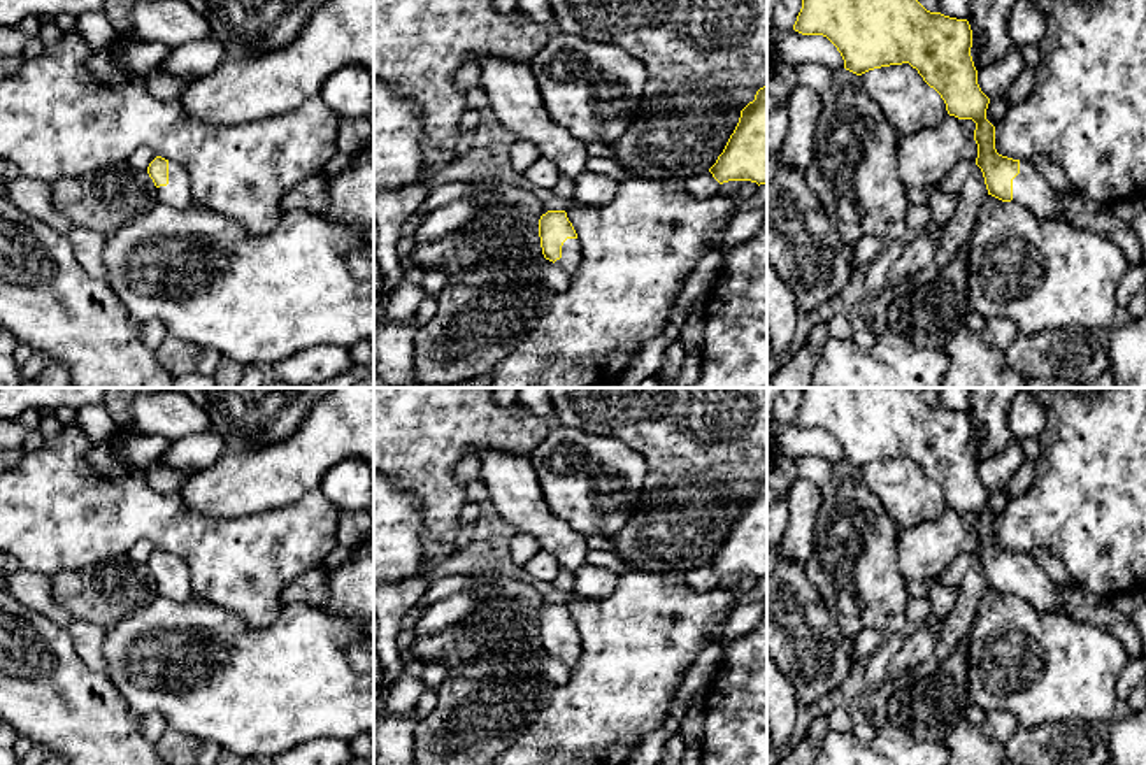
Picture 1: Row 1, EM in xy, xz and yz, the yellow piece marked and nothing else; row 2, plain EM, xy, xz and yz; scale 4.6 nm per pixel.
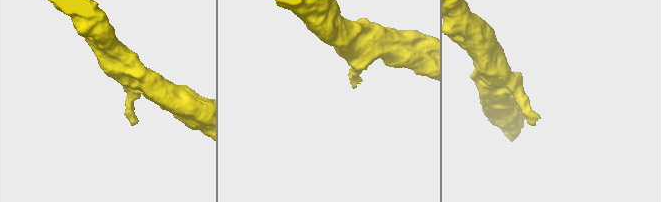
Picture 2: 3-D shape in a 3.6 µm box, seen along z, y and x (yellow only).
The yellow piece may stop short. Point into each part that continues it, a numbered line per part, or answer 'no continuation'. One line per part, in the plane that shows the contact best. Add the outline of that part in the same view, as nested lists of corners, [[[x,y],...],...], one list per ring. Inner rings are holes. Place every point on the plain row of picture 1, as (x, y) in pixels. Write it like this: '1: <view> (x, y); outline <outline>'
1: yz (1031, 583); outline [[[1020,554],[1020,567],[1013,572],[1011,595],[1028,602],[1039,612],[1065,612],[1056,584],[1028,554]]]

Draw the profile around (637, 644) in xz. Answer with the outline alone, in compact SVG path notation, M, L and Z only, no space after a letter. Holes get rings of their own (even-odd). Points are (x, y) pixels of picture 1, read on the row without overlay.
M634 570L604 598L567 604L581 653L565 686L539 695L532 725L490 765L623 765L646 735L663 726L686 672L713 640L707 632L734 607L723 588L695 591L676 576Z

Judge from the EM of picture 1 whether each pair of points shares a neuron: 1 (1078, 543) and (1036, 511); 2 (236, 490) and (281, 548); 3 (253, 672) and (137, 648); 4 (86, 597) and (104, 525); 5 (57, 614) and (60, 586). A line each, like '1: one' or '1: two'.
1: one
2: two
3: one
4: two
5: two

